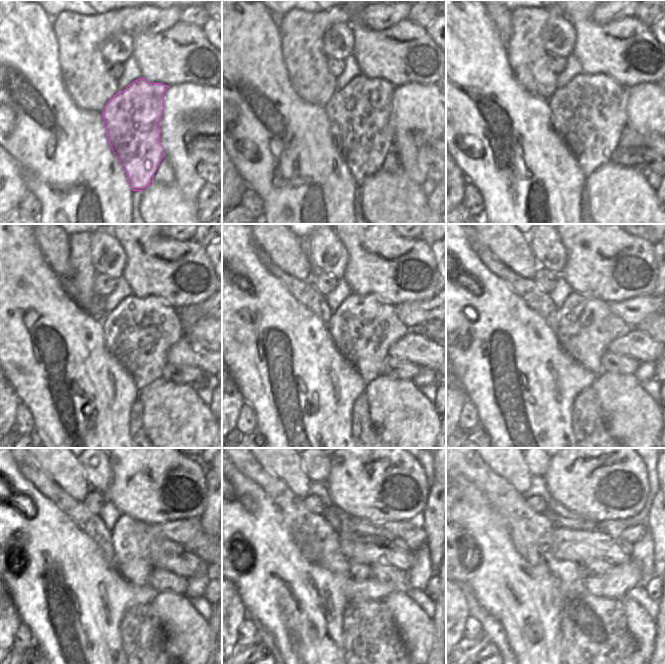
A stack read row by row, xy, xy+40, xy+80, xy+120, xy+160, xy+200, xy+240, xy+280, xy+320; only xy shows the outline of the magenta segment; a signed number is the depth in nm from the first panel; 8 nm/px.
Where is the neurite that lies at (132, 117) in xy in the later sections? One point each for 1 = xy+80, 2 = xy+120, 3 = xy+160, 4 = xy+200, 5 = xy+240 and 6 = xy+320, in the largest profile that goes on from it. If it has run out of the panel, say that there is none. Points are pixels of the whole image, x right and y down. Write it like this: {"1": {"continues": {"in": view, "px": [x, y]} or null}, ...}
{"1": {"continues": {"in": "xy+80", "px": [589, 113]}}, "2": {"continues": {"in": "xy+120", "px": [141, 330]}}, "3": {"continues": {"in": "xy+160", "px": [363, 329]}}, "4": {"continues": {"in": "xy+200", "px": [586, 326]}}, "5": {"continues": {"in": "xy+240", "px": [137, 550]}}, "6": {"continues": {"in": "xy+320", "px": [626, 545]}}}

